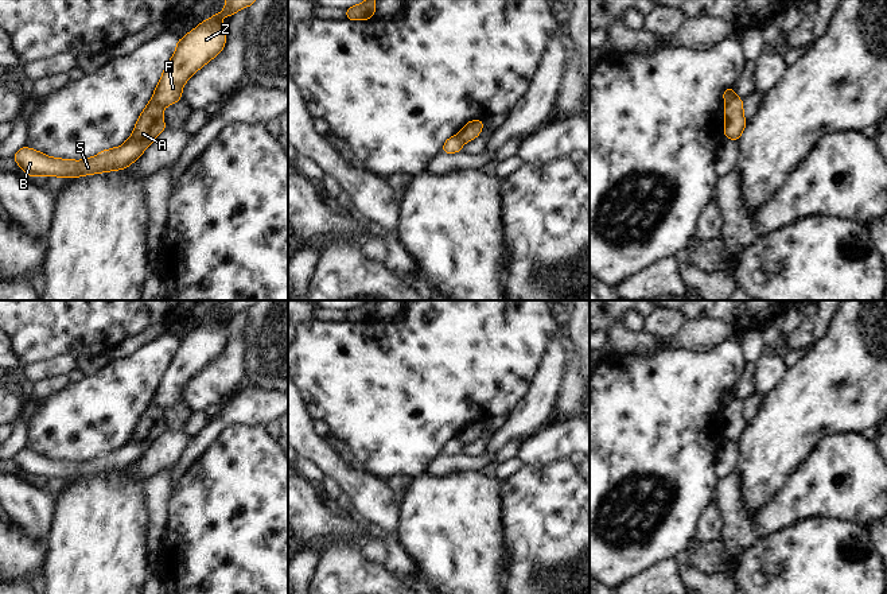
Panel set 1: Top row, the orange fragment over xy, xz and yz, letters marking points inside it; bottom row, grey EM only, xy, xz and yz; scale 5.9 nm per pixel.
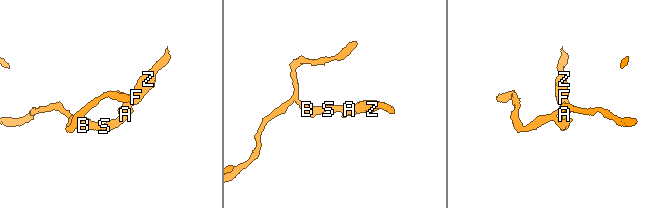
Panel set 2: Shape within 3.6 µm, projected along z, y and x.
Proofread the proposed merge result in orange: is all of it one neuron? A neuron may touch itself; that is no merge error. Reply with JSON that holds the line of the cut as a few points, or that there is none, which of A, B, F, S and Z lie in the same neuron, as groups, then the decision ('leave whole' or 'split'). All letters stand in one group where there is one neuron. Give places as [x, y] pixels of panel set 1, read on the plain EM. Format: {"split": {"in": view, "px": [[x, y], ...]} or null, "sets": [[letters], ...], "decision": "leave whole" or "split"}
{"split": {"in": "xy", "px": [[152, 400], [162, 410]]}, "sets": [["A", "B", "S"], ["F", "Z"]], "decision": "split"}

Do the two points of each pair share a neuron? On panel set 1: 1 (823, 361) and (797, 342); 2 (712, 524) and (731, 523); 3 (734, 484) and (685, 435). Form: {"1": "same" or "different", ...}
{"1": "different", "2": "different", "3": "different"}

